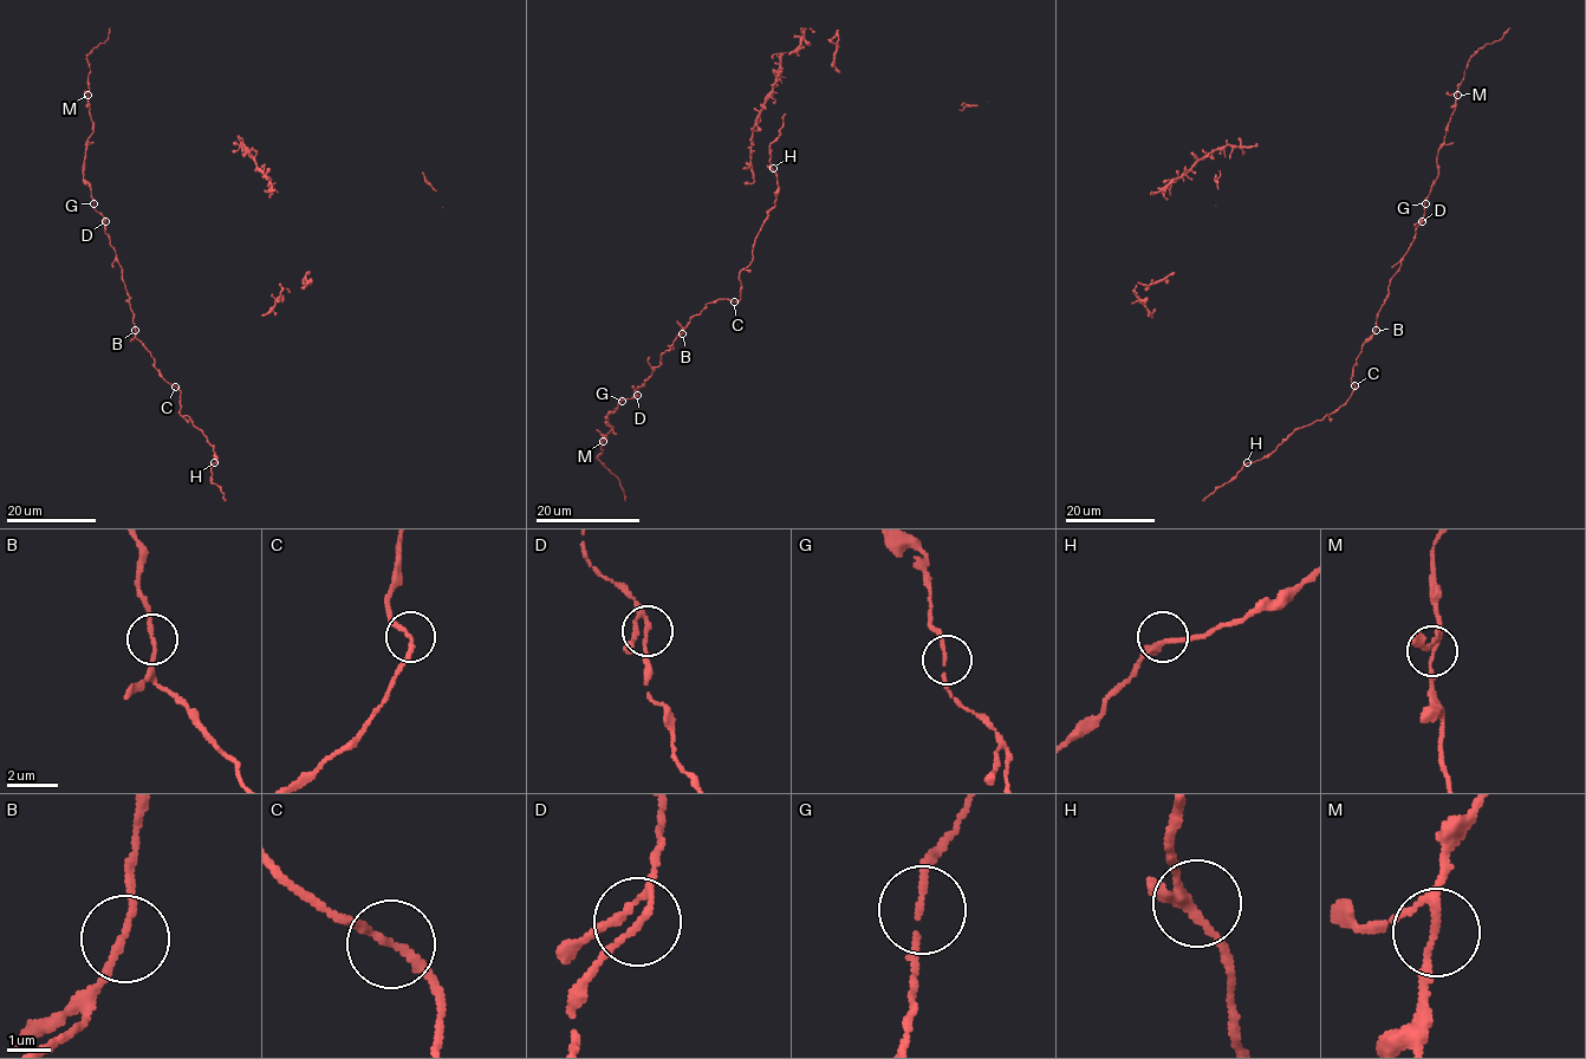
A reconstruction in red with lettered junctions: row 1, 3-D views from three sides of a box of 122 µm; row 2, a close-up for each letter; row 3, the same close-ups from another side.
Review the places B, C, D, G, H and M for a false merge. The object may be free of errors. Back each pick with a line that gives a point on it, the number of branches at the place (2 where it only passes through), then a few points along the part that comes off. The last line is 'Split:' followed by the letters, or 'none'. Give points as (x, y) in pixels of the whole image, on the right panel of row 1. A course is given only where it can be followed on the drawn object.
Split: none

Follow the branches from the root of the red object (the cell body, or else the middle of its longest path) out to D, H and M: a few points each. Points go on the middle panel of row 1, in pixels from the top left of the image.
D: (726, 299), (709, 303), (691, 318), (671, 346), (661, 356), (661, 363), (644, 383), (637, 387), (637, 395)
H: (726, 299), (735, 301), (741, 298), (740, 272), (753, 258), (755, 236), (775, 206), (778, 182), (773, 168)
M: (726, 299), (709, 303), (691, 318), (634, 396), (621, 400), (605, 417), (612, 427), (602, 441)

